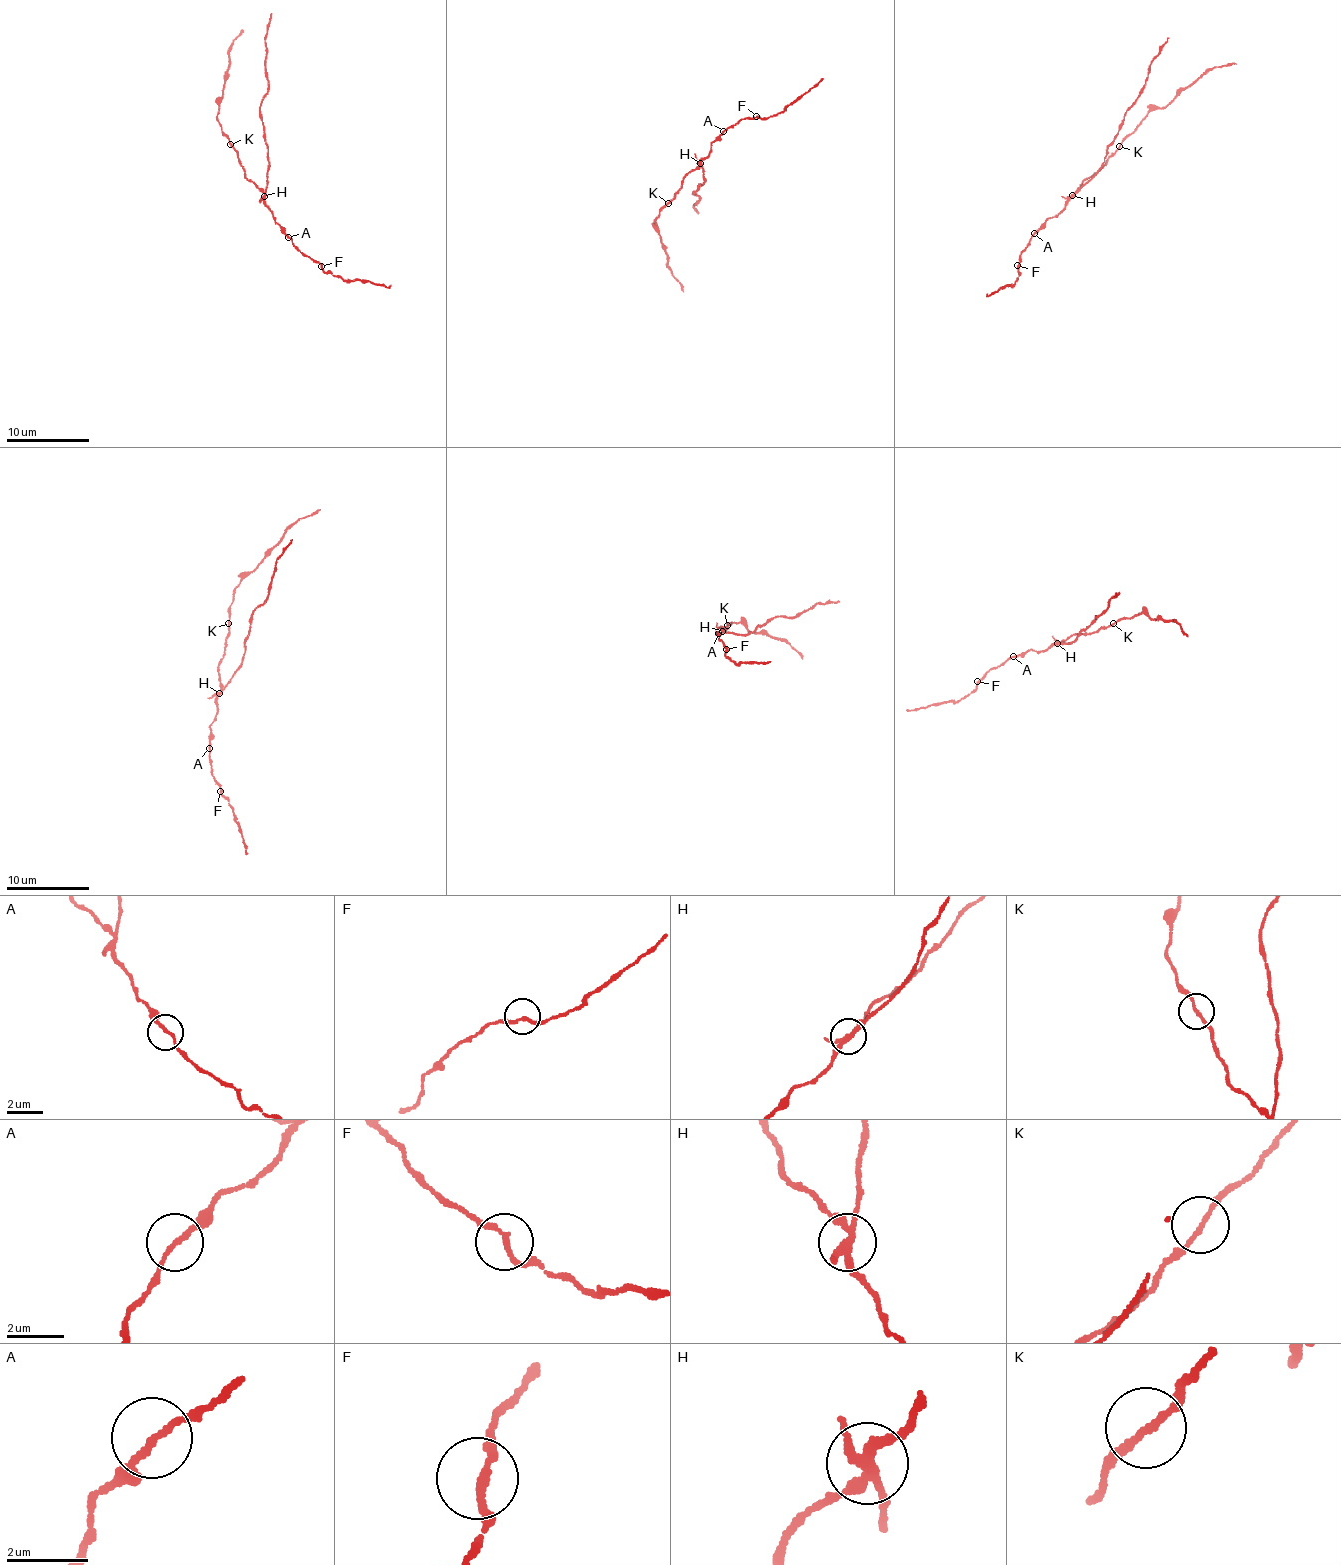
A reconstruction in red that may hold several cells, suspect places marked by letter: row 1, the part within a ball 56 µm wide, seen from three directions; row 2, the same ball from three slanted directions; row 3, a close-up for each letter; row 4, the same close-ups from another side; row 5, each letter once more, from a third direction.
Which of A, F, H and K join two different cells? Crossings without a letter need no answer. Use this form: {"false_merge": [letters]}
{"false_merge": ["H", "K"]}

